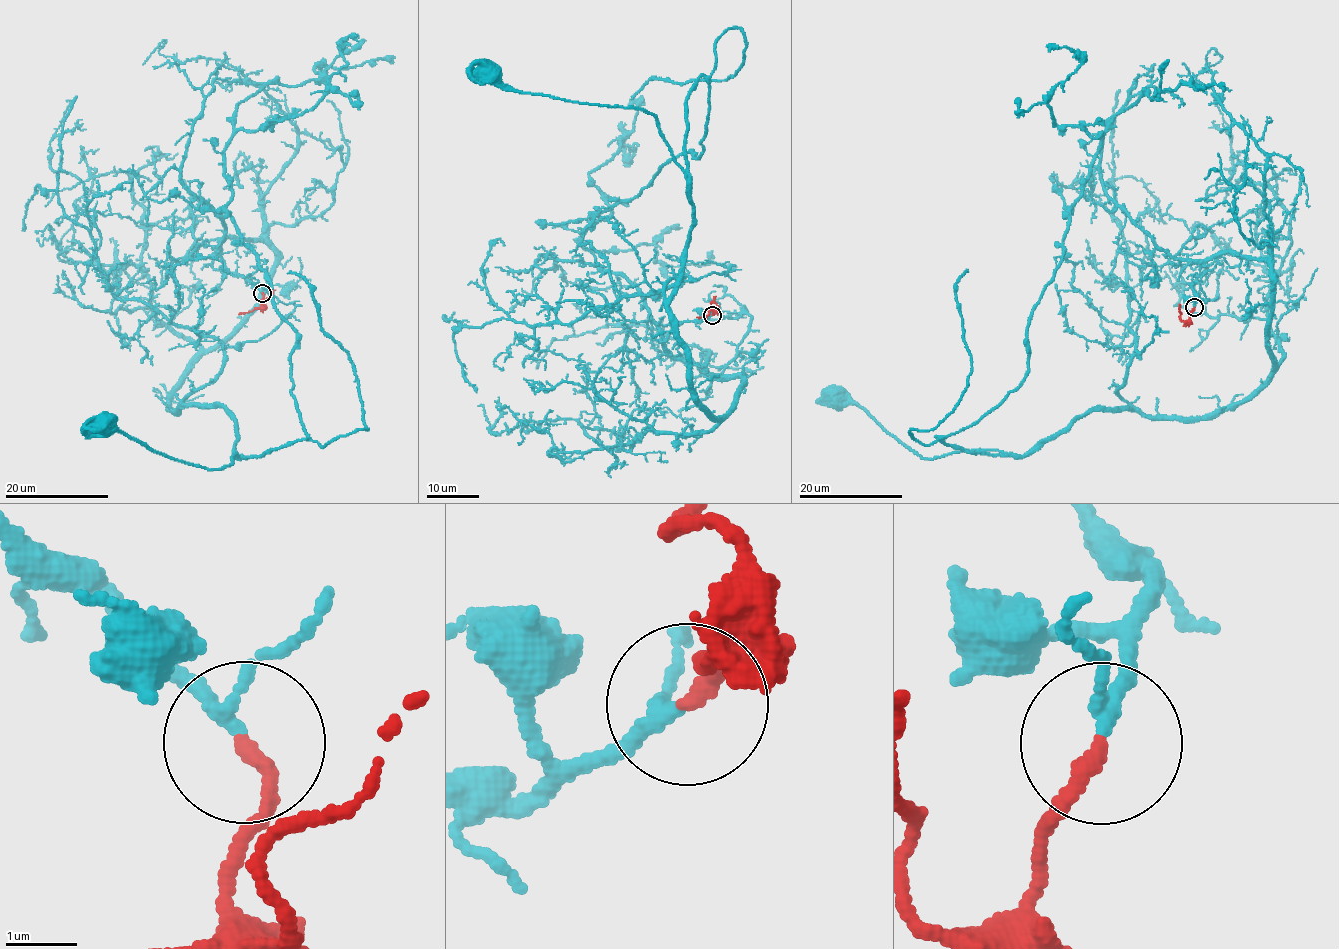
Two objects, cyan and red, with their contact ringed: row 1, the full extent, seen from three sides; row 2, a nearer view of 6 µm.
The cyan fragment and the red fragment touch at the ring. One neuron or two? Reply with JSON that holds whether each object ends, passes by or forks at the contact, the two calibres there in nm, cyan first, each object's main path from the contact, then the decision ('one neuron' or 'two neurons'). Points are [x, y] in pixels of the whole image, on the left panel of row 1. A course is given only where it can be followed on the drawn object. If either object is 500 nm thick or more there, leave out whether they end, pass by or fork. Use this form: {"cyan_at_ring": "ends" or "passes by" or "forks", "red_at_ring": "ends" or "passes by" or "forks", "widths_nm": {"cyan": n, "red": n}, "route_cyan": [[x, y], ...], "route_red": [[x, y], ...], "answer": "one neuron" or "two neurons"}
{"cyan_at_ring": "passes by", "red_at_ring": "ends", "widths_nm": {"cyan": 160, "red": 220}, "route_cyan": [[262, 292], [213, 267], [221, 243], [265, 241], [275, 271], [170, 404], [231, 413], [228, 466], [103, 424]], "route_red": [[262, 292], [264, 307], [264, 301], [275, 290]], "answer": "one neuron"}

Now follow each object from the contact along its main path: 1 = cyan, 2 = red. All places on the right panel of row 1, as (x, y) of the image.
1: (1194, 307), (1215, 256), (1268, 262), (1275, 366), (1209, 417), (1086, 411), (1022, 455), (929, 458), (833, 397)
2: (1194, 307), (1189, 318), (1183, 321), (1180, 304)

